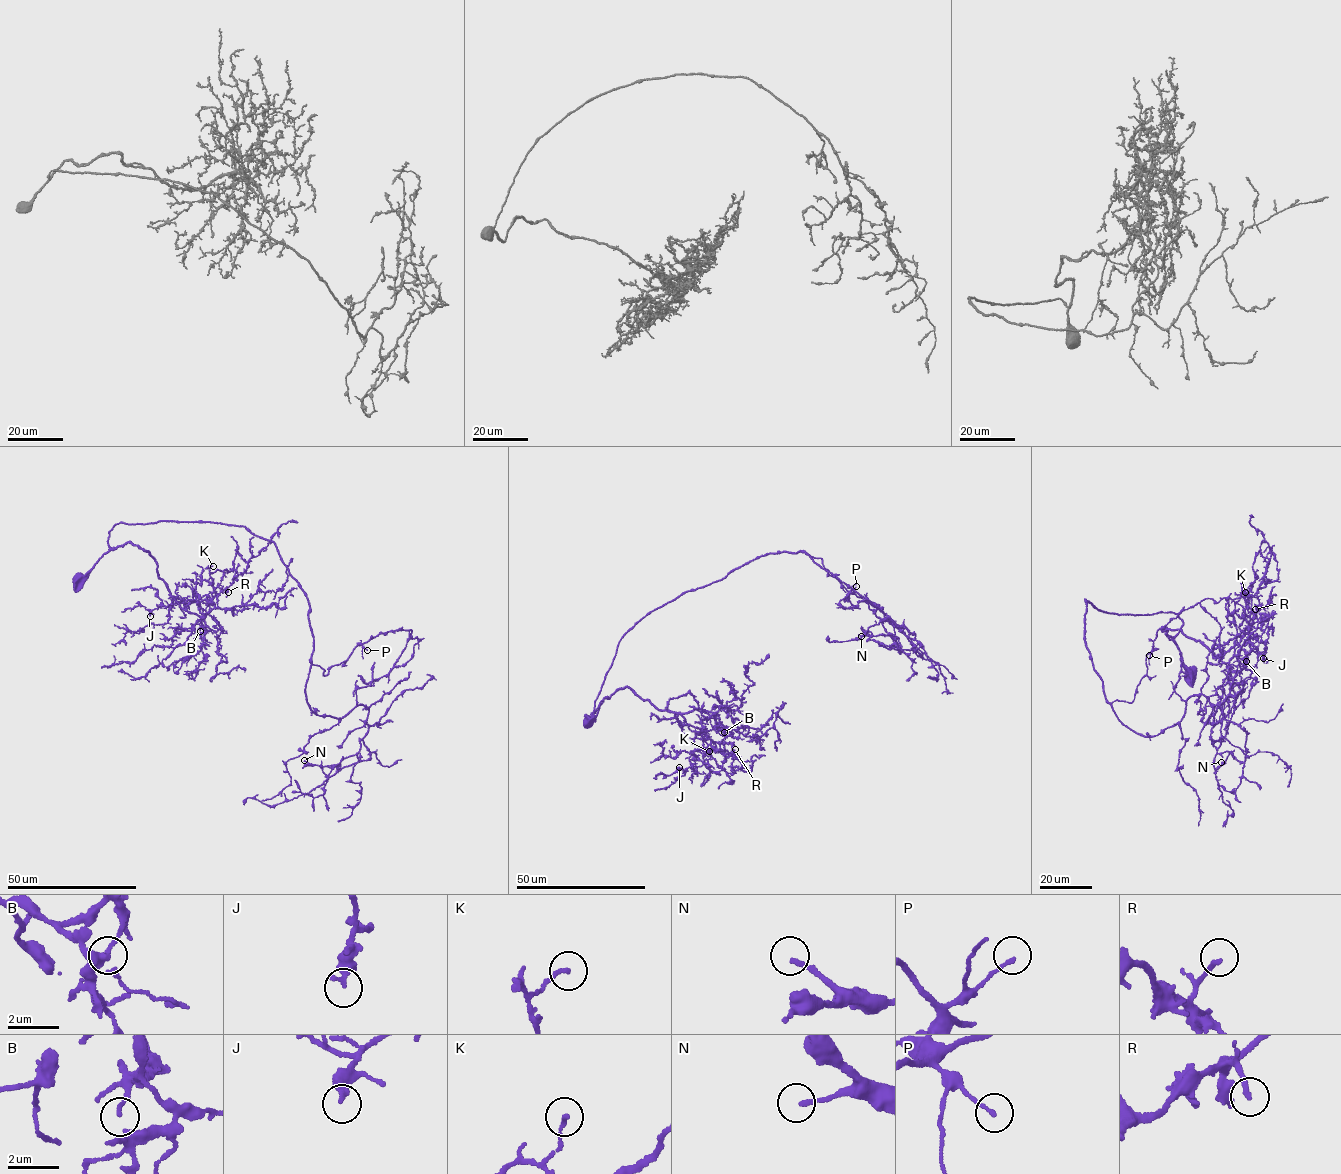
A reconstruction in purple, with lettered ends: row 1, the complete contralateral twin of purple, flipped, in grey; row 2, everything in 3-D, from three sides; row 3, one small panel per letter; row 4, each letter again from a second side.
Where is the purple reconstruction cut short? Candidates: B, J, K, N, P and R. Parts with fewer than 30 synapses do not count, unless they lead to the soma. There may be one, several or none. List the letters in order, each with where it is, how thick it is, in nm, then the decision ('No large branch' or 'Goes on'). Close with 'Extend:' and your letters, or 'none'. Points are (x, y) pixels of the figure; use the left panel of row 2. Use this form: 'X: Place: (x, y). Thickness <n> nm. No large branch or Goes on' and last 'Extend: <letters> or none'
B: Place: (200, 631). Thickness 150 nm. No large branch
J: Place: (150, 616). Thickness 320 nm. No large branch
K: Place: (213, 566). Thickness 140 nm. No large branch
N: Place: (304, 760). Thickness 160 nm. No large branch
P: Place: (367, 650). Thickness 140 nm. No large branch
R: Place: (228, 592). Thickness 180 nm. Goes on
Extend: R

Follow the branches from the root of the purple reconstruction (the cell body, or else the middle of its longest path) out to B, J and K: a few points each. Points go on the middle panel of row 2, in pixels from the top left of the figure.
B: (588, 724), (599, 703), (626, 687), (661, 710), (683, 713), (698, 709), (715, 713), (724, 732)
J: (588, 724), (604, 698), (631, 688), (657, 709), (681, 714), (710, 739), (693, 752), (693, 764), (679, 767)
K: (588, 724), (604, 698), (631, 688), (653, 706), (681, 714), (687, 724), (722, 742), (724, 751), (709, 751)

